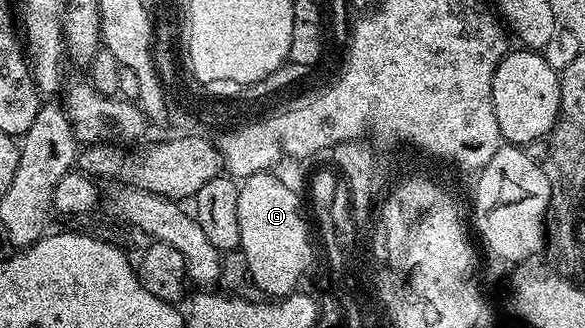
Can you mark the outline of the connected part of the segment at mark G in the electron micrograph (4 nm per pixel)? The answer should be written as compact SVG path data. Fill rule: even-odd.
M268 172L253 174L239 186L239 250L245 253L245 266L254 284L265 293L262 295L277 300L300 287L297 285L309 261L315 256L315 246L303 245L303 227L299 216L303 202L297 199L292 188L288 181Z

